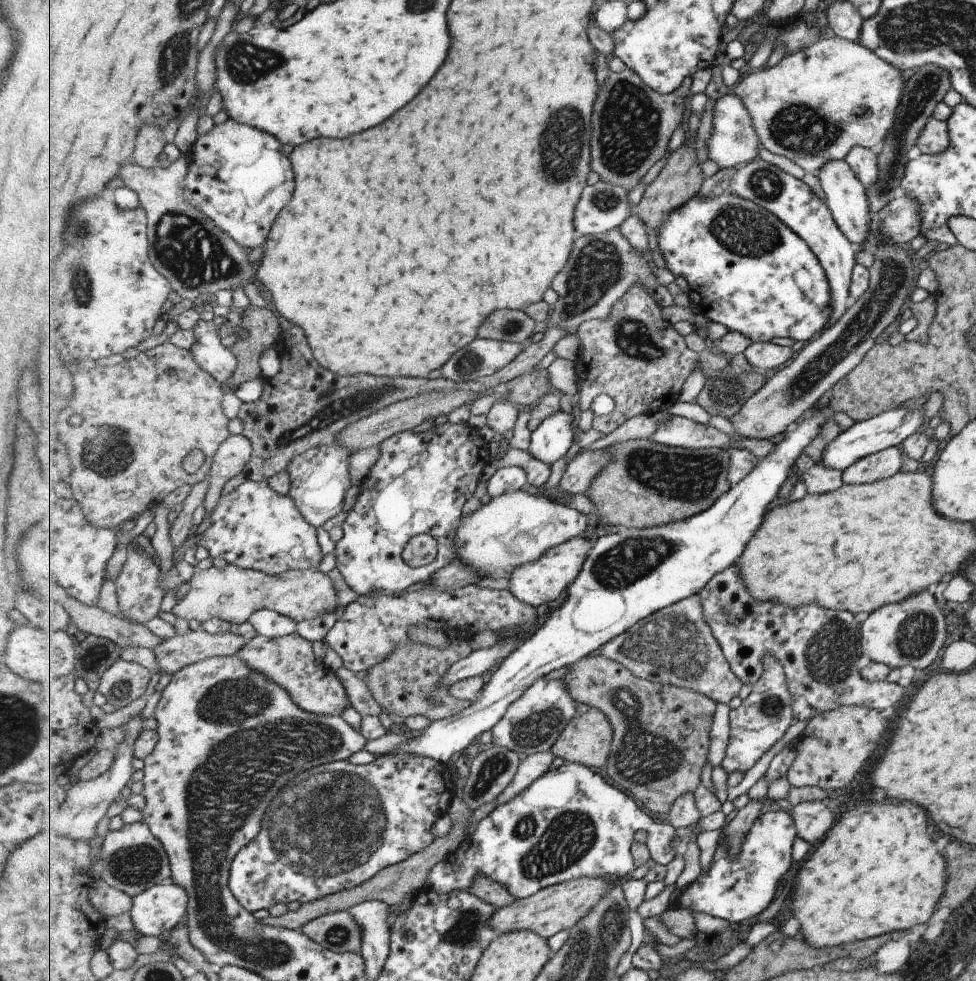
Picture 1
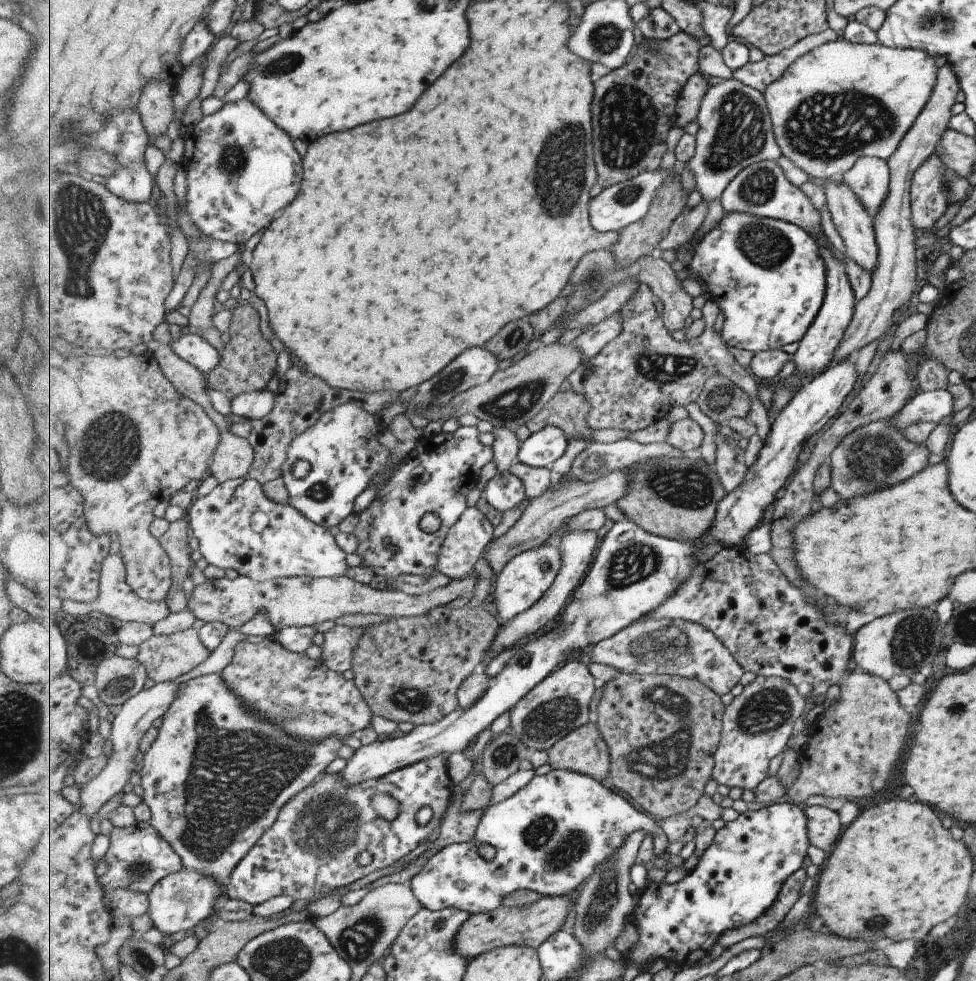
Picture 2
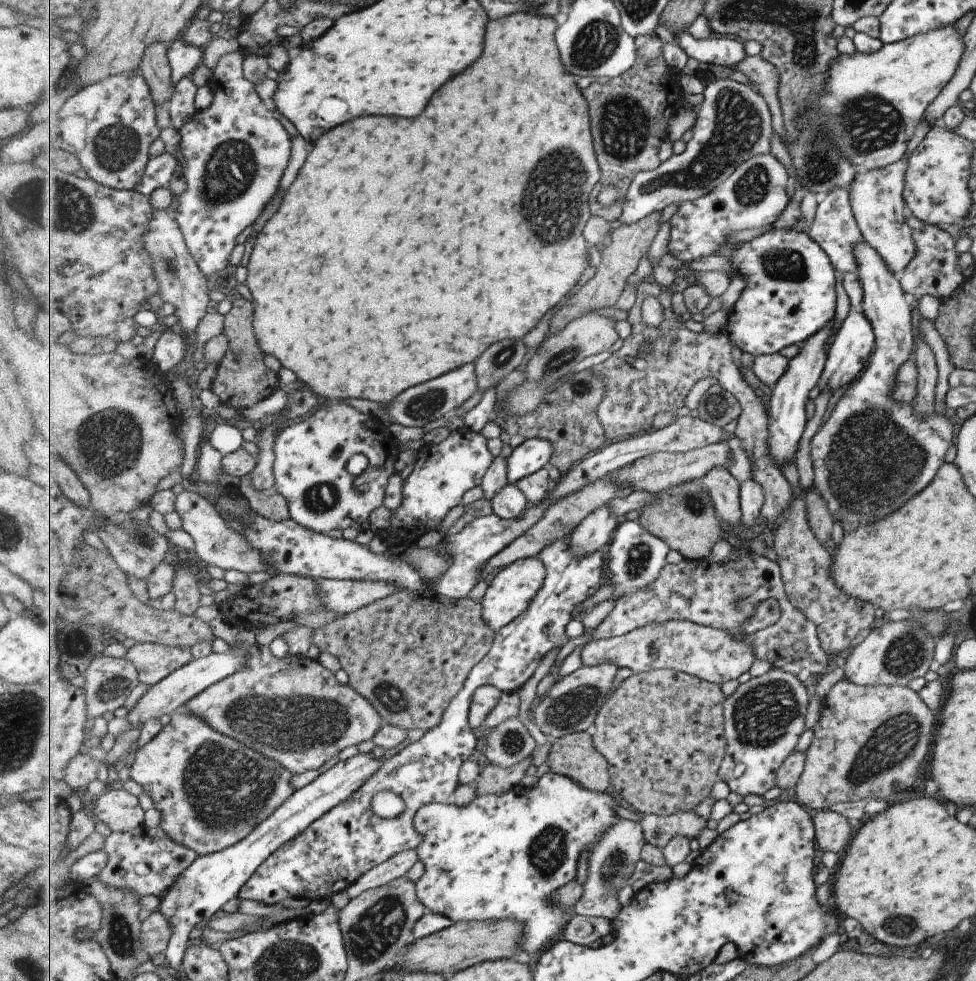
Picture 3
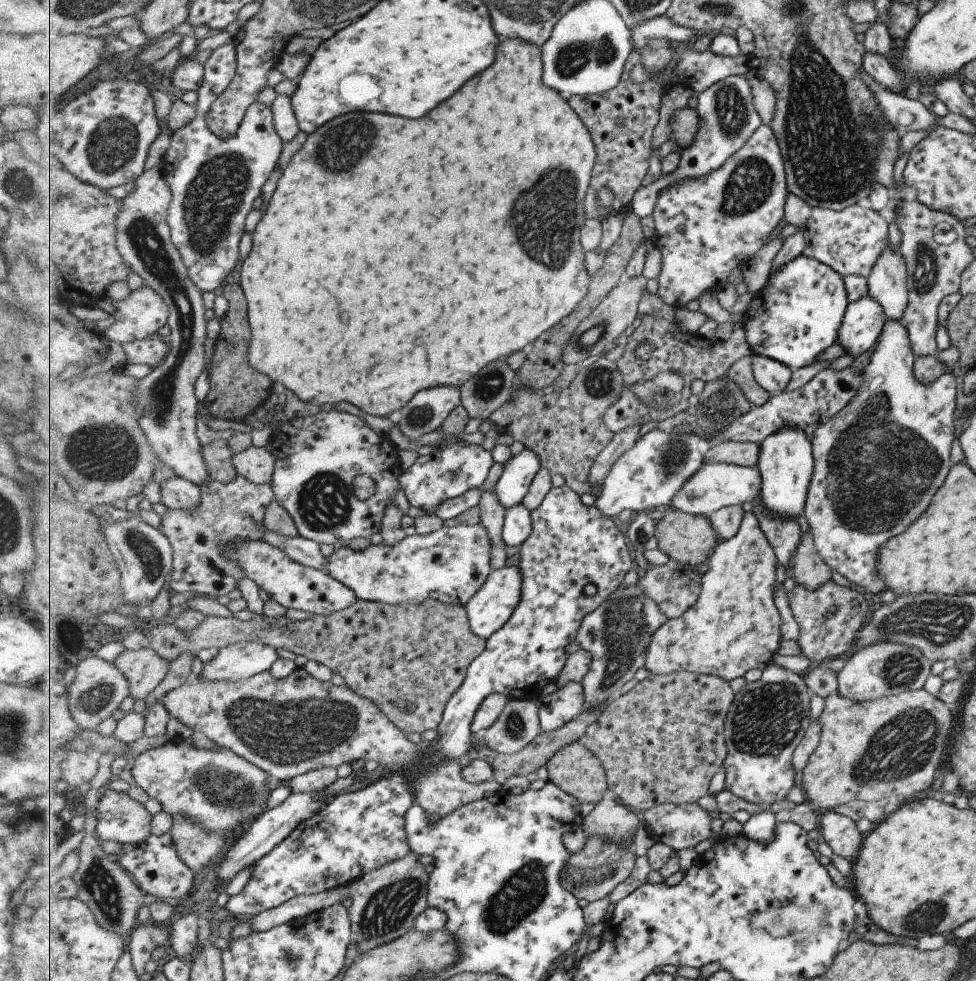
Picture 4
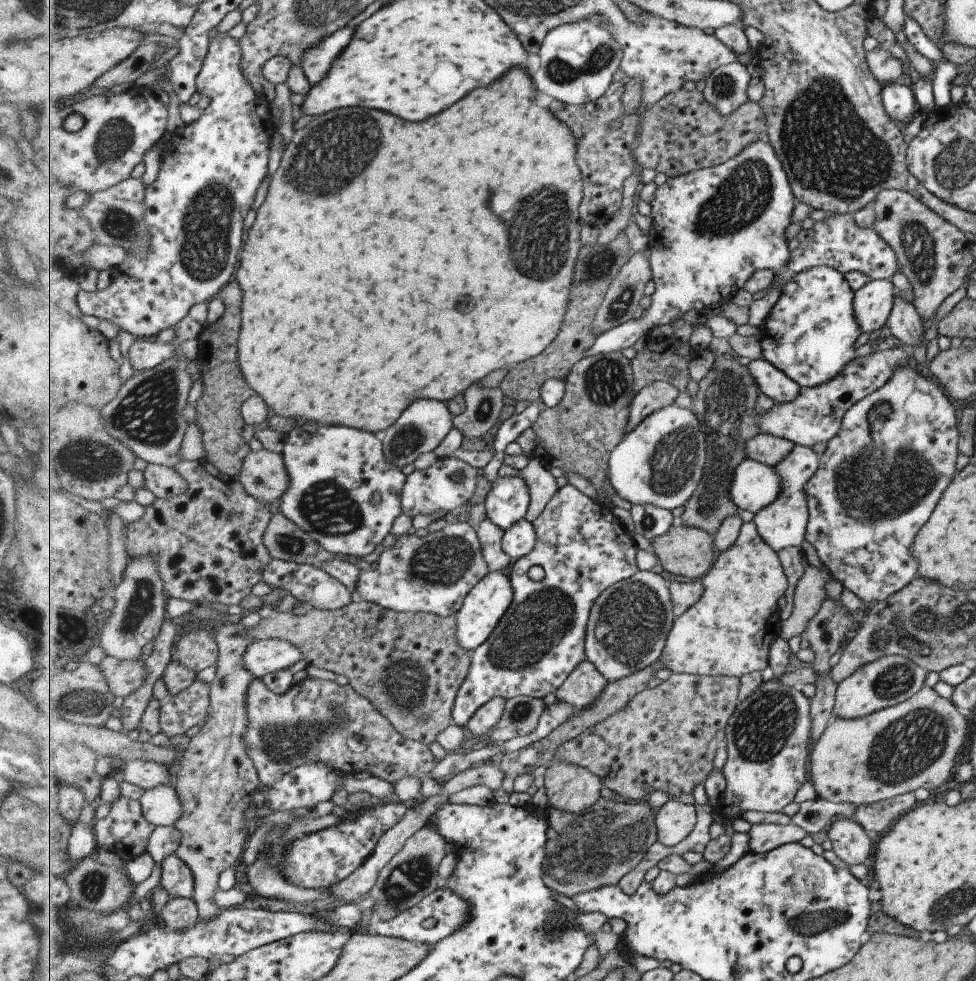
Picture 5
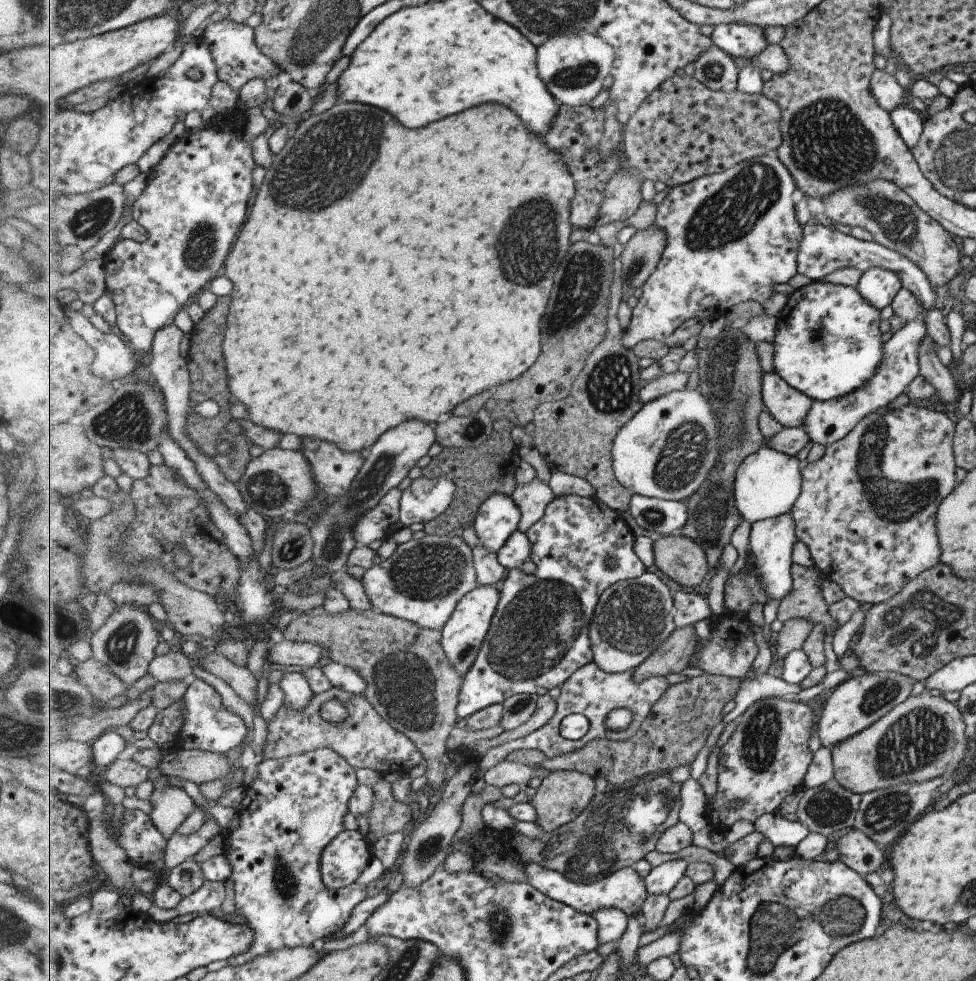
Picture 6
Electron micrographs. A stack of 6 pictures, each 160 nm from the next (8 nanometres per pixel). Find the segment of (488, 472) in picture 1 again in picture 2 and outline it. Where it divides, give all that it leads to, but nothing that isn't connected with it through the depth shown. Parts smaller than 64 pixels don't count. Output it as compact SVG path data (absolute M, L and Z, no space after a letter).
M518 461L510 472L521 478L521 482L525 484L527 500L533 500L543 497L543 494L546 494L553 485L556 476L550 469L549 467L527 466Z

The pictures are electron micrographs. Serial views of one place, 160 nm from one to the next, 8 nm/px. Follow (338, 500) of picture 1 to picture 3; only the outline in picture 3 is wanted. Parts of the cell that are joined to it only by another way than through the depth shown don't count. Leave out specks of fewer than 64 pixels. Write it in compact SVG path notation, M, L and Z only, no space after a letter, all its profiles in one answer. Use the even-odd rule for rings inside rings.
M329 400L310 417L294 421L293 424L282 428L277 440L274 449L274 476L277 490L288 501L290 518L315 534L326 534L331 530L347 531L345 528L350 526L359 531L371 528L369 516L373 510L383 506L387 479L395 472L393 465L400 453L399 442L391 436L388 426L381 422L381 418L377 418L375 414L355 410L347 402L333 404L333 400ZM357 453L363 453L369 461L368 468L359 477L347 473L347 459Z

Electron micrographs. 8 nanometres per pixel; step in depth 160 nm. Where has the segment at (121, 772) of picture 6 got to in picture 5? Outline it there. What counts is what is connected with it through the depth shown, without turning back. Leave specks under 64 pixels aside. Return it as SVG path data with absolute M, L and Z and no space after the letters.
M135 760L124 763L122 772L125 781L145 791L159 784L170 784L171 782L169 766L159 762Z

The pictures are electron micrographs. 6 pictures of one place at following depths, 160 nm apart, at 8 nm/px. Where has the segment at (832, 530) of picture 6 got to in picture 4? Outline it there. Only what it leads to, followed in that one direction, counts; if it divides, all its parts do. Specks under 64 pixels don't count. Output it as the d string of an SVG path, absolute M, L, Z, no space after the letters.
M885 318L876 342L869 363L863 369L863 384L857 394L827 423L813 430L814 472L804 514L813 545L827 567L847 579L850 586L868 595L885 590L882 576L876 570L878 550L927 510L933 494L948 474L957 392L950 370L934 382L923 383L915 378L912 370L914 355L901 321Z

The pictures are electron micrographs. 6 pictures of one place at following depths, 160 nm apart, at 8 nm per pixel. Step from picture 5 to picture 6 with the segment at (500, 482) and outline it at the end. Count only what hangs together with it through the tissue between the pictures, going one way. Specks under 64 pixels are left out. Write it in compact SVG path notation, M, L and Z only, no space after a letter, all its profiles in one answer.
M495 493L483 501L473 525L479 542L497 553L520 528L521 519L521 509L512 495Z

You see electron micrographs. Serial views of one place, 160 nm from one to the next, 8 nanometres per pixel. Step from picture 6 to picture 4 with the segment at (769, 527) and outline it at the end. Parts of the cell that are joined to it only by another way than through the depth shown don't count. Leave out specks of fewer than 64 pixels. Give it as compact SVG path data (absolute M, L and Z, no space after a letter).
M783 428L763 440L758 468L763 488L760 495L767 514L781 520L797 520L805 512L809 497L810 478L814 472L813 444L801 428Z

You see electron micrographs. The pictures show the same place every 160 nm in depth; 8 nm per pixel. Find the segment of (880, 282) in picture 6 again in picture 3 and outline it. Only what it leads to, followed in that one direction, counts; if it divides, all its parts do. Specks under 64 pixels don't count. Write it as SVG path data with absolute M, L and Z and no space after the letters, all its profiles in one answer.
M849 312L845 320L839 326L833 342L830 343L829 356L826 358L825 368L822 370L822 375L818 380L818 385L814 392L829 392L849 384L851 380L857 378L857 374L863 370L867 356L873 349L874 335L871 329L870 320L861 312Z

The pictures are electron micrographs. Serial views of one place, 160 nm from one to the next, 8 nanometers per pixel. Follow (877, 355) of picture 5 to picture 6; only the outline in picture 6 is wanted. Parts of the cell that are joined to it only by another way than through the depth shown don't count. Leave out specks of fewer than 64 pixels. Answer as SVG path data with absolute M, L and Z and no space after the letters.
M920 318L907 321L881 345L881 360L867 382L843 396L828 401L812 400L801 426L807 431L808 440L811 443L817 442L826 446L842 439L867 413L876 408L885 407L891 400L897 398L909 382L918 375L916 346L925 334L926 330Z

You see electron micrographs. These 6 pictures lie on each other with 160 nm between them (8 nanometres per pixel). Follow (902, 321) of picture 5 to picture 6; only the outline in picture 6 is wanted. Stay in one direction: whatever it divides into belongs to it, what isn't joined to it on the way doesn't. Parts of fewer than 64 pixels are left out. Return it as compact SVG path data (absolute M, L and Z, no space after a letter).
M927 334L918 342L918 374L934 386L936 392L933 395L937 395L940 401L953 403L955 399L959 399L959 390L955 386L952 374L935 354L935 347L936 344Z

